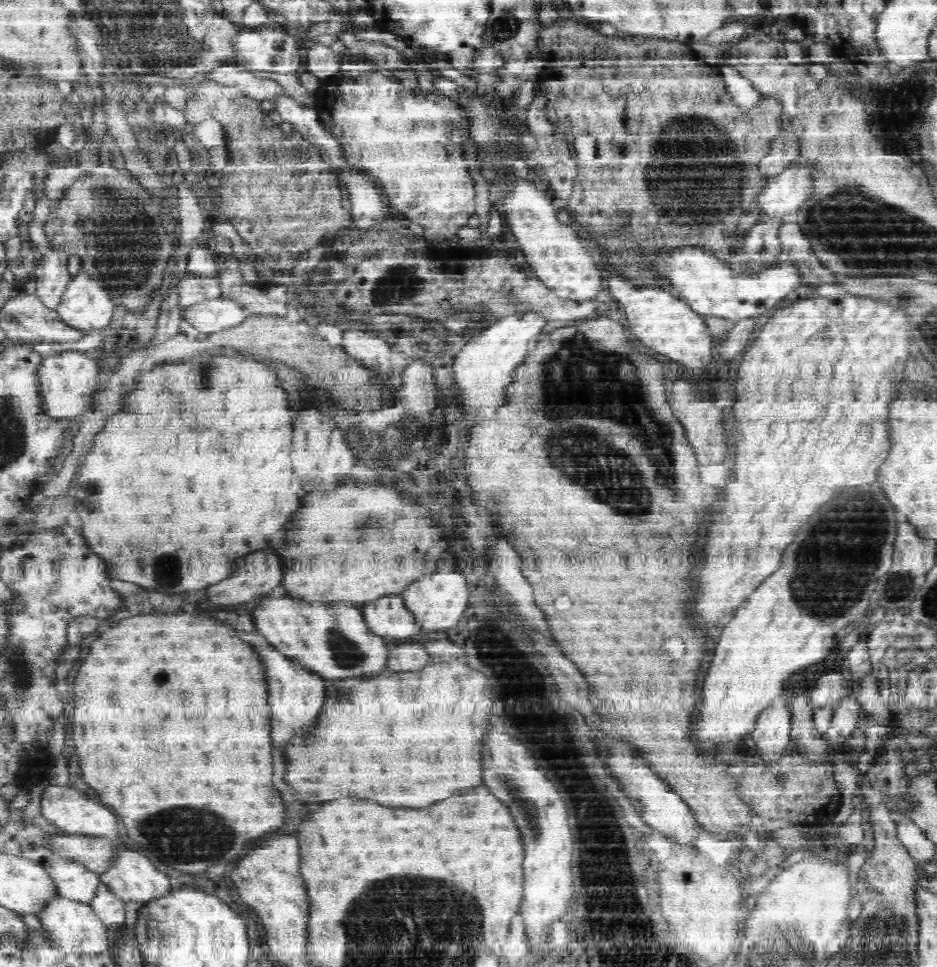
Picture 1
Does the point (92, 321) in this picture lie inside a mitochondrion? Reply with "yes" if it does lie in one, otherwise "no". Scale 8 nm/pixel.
no

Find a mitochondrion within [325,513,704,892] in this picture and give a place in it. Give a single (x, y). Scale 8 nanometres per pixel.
(528, 808)

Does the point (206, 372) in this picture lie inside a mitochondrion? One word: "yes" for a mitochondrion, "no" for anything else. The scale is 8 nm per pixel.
yes

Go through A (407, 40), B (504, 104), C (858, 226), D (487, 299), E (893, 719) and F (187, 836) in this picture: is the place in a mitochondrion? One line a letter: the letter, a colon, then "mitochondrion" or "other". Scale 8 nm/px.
A: other
B: other
C: mitochondrion
D: other
E: other
F: mitochondrion

